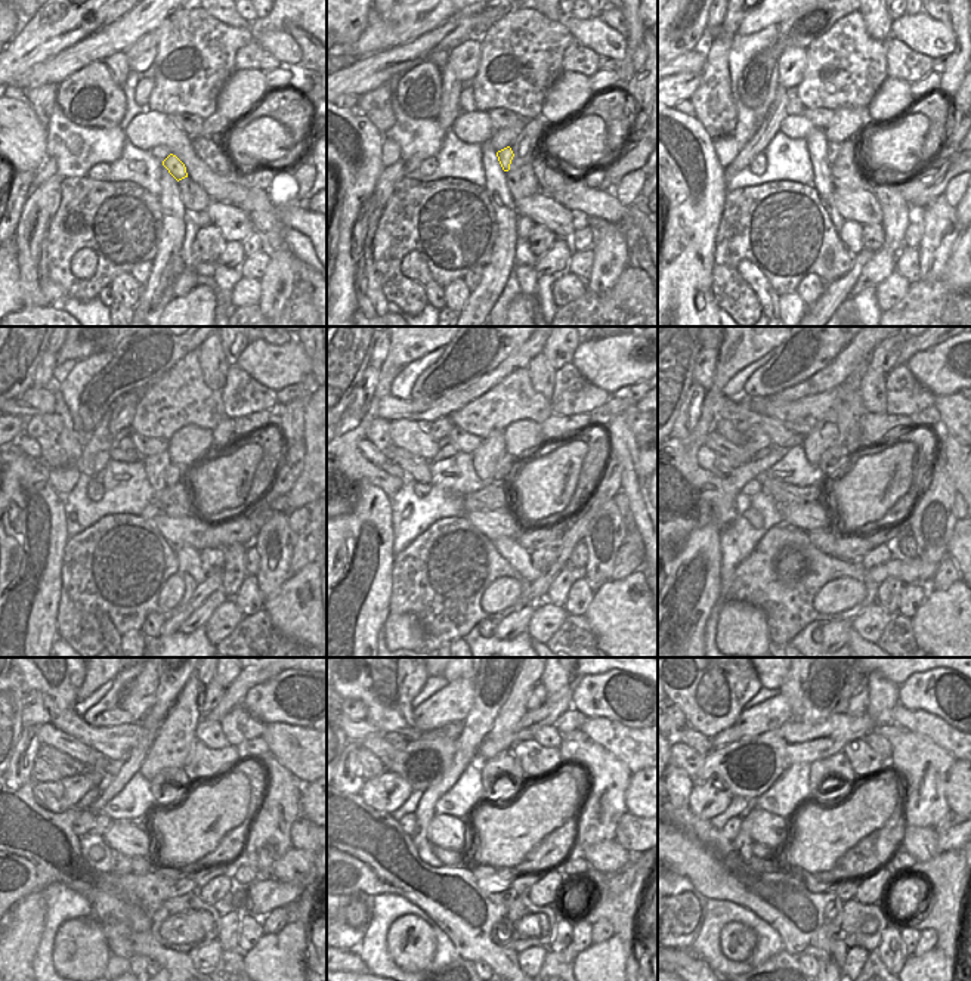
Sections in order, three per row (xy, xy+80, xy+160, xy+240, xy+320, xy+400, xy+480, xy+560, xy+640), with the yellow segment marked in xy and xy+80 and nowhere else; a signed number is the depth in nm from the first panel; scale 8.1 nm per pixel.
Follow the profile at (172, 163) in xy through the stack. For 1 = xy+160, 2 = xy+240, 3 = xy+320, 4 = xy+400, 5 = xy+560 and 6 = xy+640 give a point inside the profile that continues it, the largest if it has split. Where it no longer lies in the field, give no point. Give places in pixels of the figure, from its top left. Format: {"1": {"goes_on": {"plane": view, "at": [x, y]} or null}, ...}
{"1": {"goes_on": {"plane": "xy+160", "at": [834, 148]}}, "2": {"goes_on": {"plane": "xy+240", "at": [175, 473]}}, "3": {"goes_on": {"plane": "xy+320", "at": [506, 463]}}, "4": {"goes_on": {"plane": "xy+400", "at": [832, 460]}}, "5": {"goes_on": {"plane": "xy+560", "at": [500, 776]}}, "6": {"goes_on": {"plane": "xy+640", "at": [837, 767]}}}

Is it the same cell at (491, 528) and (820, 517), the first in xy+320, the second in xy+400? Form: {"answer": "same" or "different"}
{"answer": "same"}

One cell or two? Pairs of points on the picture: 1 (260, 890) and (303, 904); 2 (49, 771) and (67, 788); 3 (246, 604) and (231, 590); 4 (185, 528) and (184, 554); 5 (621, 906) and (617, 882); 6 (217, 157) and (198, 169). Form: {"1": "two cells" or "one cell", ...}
{"1": "one cell", "2": "two cells", "3": "two cells", "4": "two cells", "5": "two cells", "6": "two cells"}

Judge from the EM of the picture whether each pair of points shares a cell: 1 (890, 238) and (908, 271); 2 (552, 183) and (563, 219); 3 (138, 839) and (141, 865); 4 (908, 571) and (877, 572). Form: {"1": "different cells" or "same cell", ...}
{"1": "different cells", "2": "different cells", "3": "different cells", "4": "same cell"}

